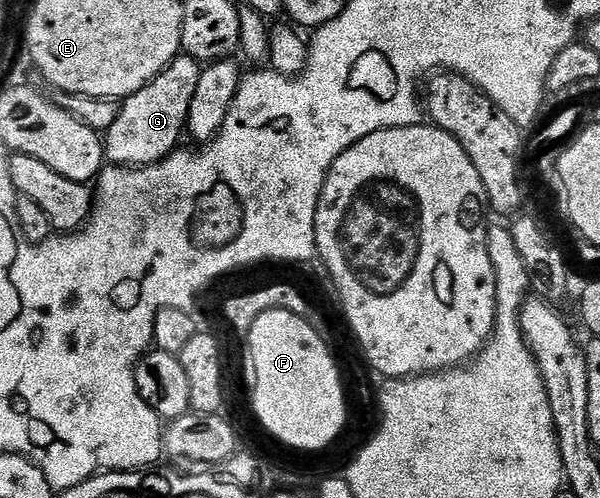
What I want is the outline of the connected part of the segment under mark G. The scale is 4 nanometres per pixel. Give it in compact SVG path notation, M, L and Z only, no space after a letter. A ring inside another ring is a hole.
M179 53L147 86L140 88L140 92L125 99L116 124L104 134L105 161L116 166L141 168L162 162L173 150L179 149L181 142L178 141L184 138L188 120L188 104L192 104L202 67L203 63L195 58Z

